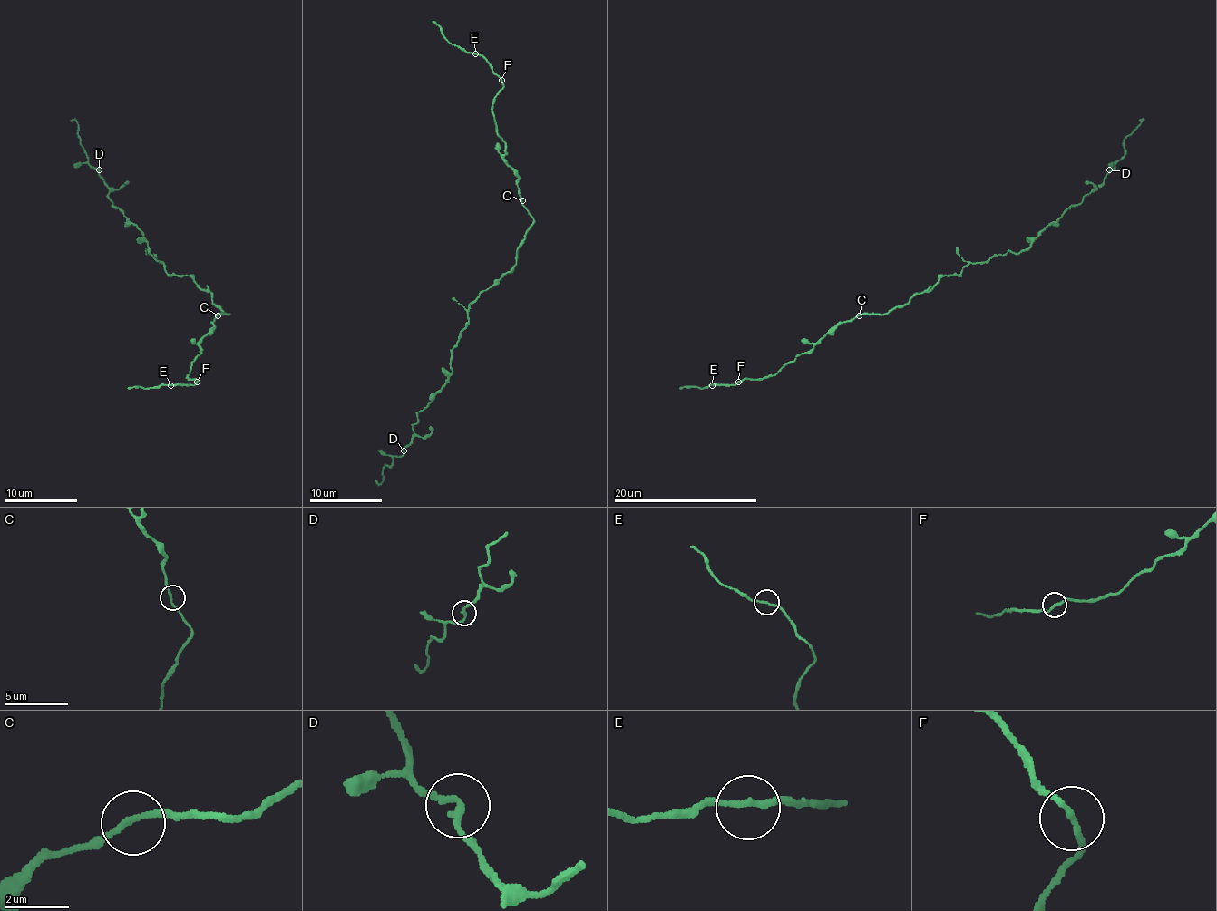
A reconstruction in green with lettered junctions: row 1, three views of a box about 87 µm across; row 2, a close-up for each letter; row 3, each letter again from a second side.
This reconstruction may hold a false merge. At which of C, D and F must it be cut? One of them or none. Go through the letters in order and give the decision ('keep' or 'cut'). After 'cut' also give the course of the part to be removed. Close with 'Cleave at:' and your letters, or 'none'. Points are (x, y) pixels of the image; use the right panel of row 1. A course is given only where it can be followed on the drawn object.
C: keep
D: keep
F: keep
Cleave at: none

